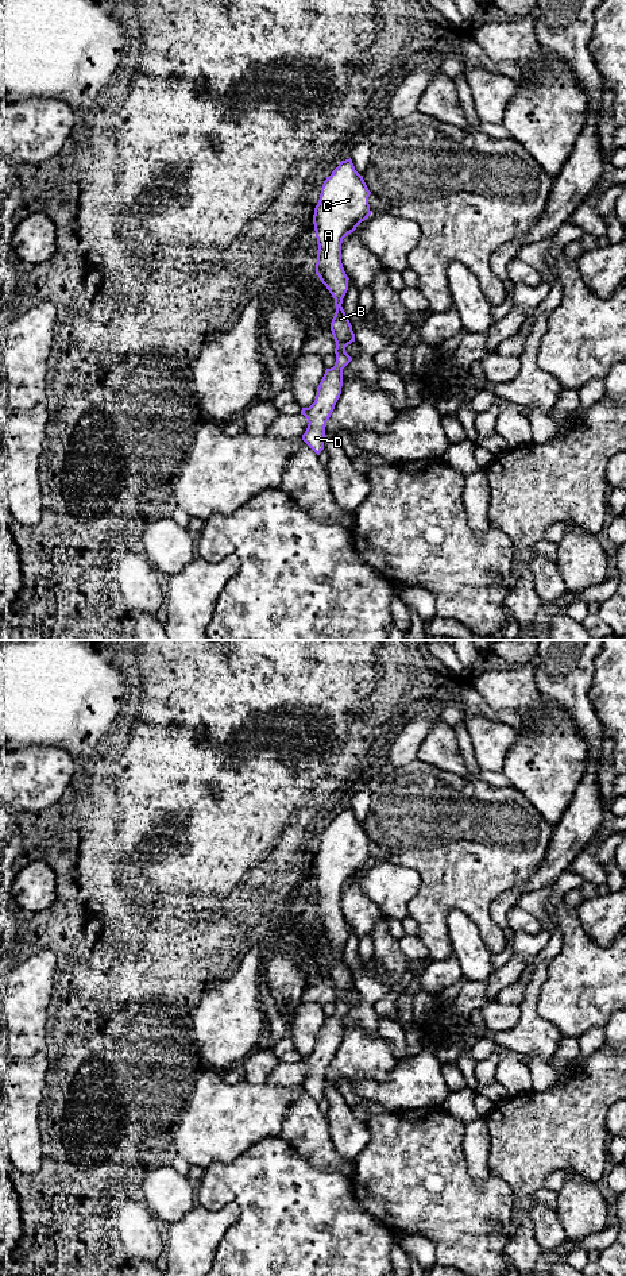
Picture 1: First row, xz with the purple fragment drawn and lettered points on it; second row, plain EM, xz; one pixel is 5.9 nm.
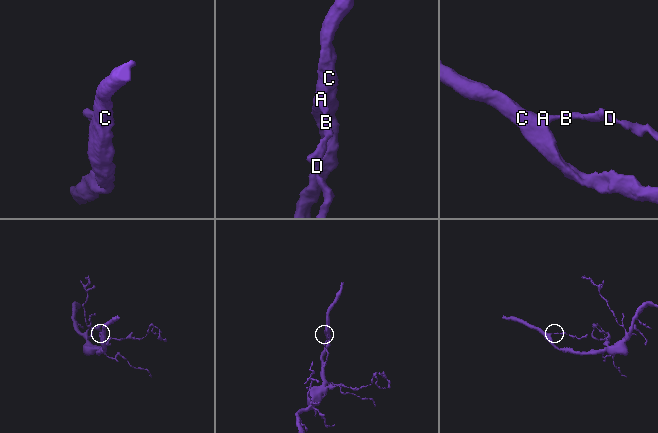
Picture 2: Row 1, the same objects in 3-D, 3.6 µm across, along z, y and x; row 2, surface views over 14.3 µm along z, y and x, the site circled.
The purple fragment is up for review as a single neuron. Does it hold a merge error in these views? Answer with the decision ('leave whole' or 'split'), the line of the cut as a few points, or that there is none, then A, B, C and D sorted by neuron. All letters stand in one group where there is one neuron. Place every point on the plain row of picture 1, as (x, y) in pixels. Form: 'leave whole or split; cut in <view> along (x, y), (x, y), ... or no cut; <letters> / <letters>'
leave whole; no cut; A B C D

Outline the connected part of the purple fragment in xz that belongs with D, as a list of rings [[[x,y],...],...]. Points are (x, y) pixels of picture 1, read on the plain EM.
[[[345,807],[324,829],[313,872],[317,886],[316,922],[335,947],[336,960],[331,979],[336,990],[335,1014],[325,1018],[314,1051],[302,1056],[308,1076],[302,1088],[317,1102],[324,1098],[325,1075],[341,1042],[343,1017],[352,1009],[345,995],[355,990],[352,974],[341,955],[348,925],[341,911],[343,887],[371,863],[368,839],[352,807]]]

